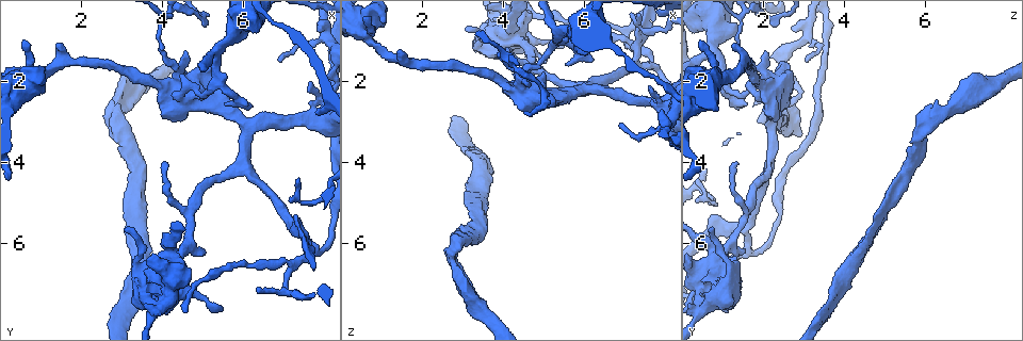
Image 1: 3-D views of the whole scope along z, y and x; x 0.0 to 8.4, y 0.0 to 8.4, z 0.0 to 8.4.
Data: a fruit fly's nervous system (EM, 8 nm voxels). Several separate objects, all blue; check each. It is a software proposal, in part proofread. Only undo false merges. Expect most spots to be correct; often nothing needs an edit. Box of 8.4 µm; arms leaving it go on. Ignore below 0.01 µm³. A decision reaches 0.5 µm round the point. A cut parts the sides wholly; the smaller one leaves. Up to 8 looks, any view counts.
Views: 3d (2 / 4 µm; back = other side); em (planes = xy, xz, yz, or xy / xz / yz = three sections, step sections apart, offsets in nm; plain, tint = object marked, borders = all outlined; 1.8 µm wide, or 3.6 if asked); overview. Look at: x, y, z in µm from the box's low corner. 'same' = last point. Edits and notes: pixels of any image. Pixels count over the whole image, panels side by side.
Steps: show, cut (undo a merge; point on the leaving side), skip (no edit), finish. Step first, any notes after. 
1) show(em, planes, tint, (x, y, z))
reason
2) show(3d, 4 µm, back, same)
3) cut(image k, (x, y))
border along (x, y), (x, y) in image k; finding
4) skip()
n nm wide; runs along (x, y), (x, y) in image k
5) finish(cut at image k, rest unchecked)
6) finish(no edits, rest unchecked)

show(3d, 2 µm, (7.60, 6.15, 1.60))
arms part here

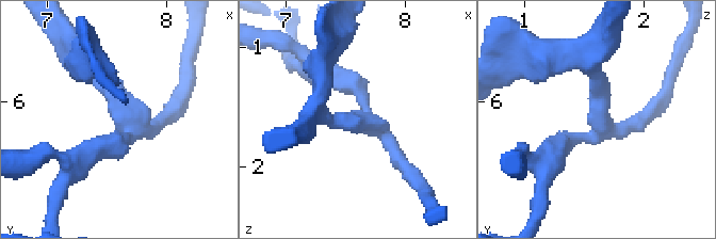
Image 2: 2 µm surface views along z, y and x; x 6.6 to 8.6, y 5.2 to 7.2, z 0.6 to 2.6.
show(em, planes, plain, (7.68, 6.14, 1.62))

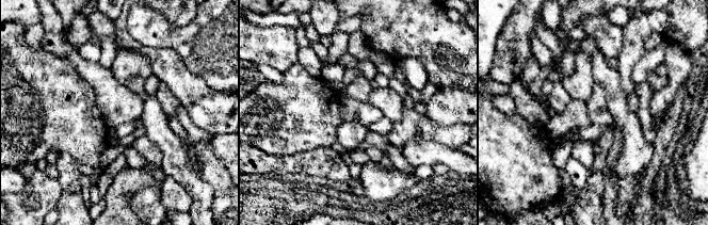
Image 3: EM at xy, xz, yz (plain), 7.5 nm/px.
show(em, planes, tint, same)
where the object lies

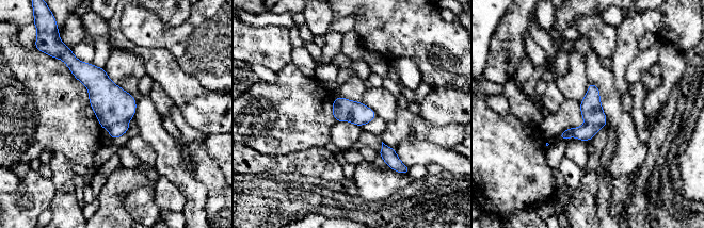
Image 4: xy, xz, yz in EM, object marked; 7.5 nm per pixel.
cut(image 4, (116, 130))
border along (126, 120), (115, 123), (108, 130) in image 4; two neurons meet here

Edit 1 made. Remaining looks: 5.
show(overview)
redraw

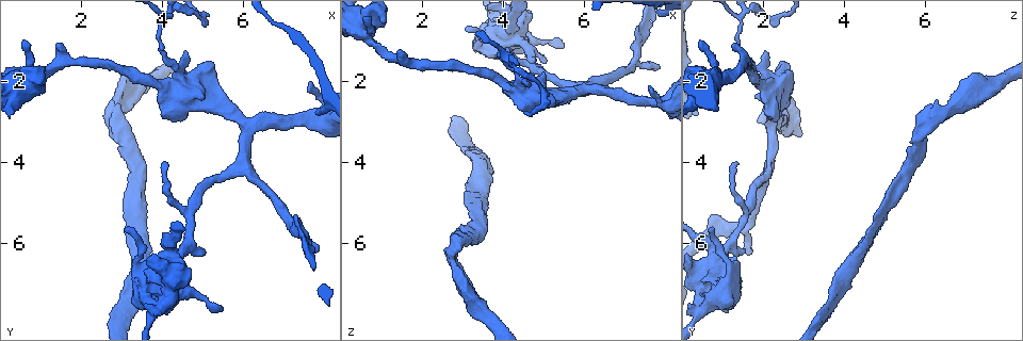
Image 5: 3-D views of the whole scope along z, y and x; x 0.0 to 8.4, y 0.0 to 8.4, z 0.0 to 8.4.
show(3d, 4 µm, (4.50, 2.20, 2.25))
calibre changes

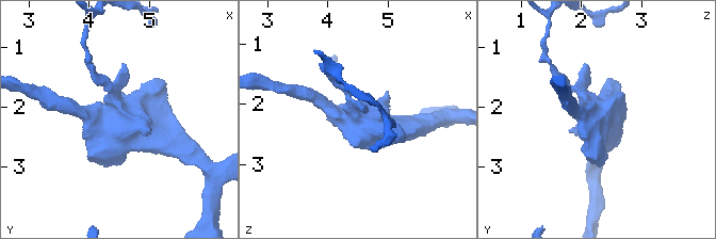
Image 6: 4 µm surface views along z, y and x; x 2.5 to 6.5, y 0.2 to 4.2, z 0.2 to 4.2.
show(em, 3.6 µm, planes, plain, (4.45, 2.25, 2.25))
need the tissue

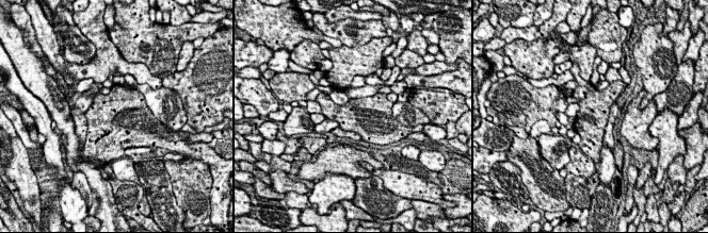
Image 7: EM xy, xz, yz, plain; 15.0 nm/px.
show(em, 3.6 µm, planes, tint, same)
with the object marked

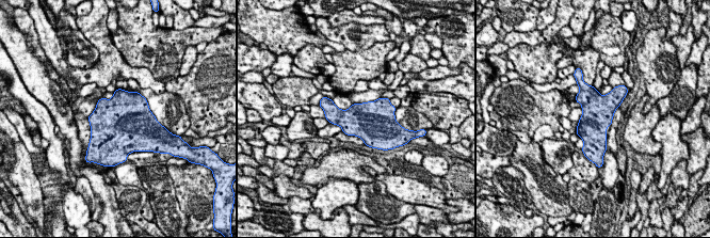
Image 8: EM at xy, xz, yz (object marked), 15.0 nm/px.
skip()
continuous, no second neuron

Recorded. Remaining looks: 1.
finish(cut at image 4, rest unchecked)

